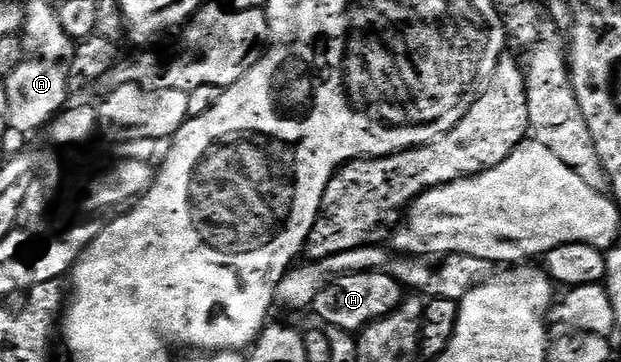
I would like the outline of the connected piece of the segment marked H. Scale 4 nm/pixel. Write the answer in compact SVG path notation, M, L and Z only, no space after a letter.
M385 271L350 272L333 278L330 284L316 295L311 310L316 311L317 317L324 322L321 324L359 333L374 321L395 311L401 302L400 282L394 277L390 277Z

